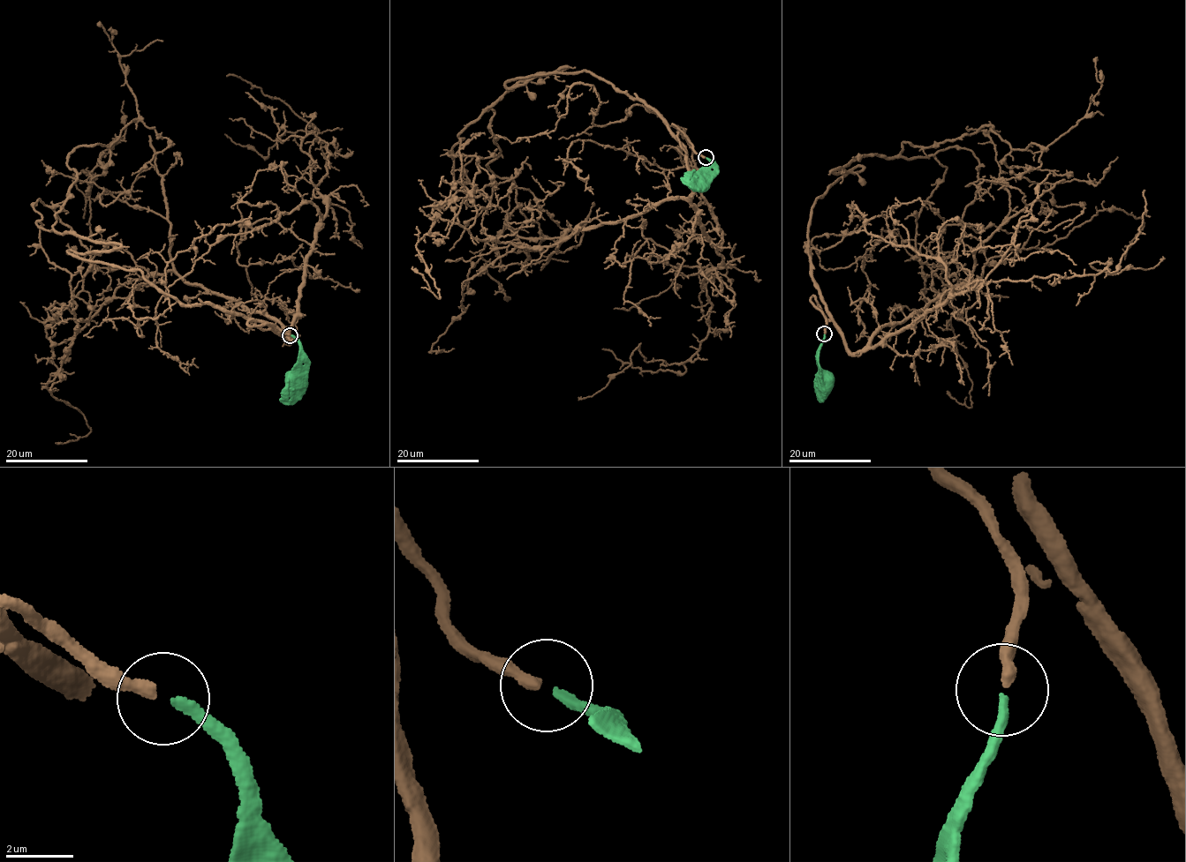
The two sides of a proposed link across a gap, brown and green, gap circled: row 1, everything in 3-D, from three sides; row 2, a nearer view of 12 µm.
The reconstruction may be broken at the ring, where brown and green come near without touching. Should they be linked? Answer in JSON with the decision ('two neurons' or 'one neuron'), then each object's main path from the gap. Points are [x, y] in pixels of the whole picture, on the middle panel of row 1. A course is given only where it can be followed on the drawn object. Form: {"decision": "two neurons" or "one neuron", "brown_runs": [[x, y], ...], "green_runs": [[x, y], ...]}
{"decision": "one neuron", "brown_runs": [[705, 157], [587, 71], [509, 81], [566, 67], [483, 108], [488, 169], [518, 205], [480, 251], [508, 301]], "green_runs": [[706, 158], [713, 161], [699, 183]]}

